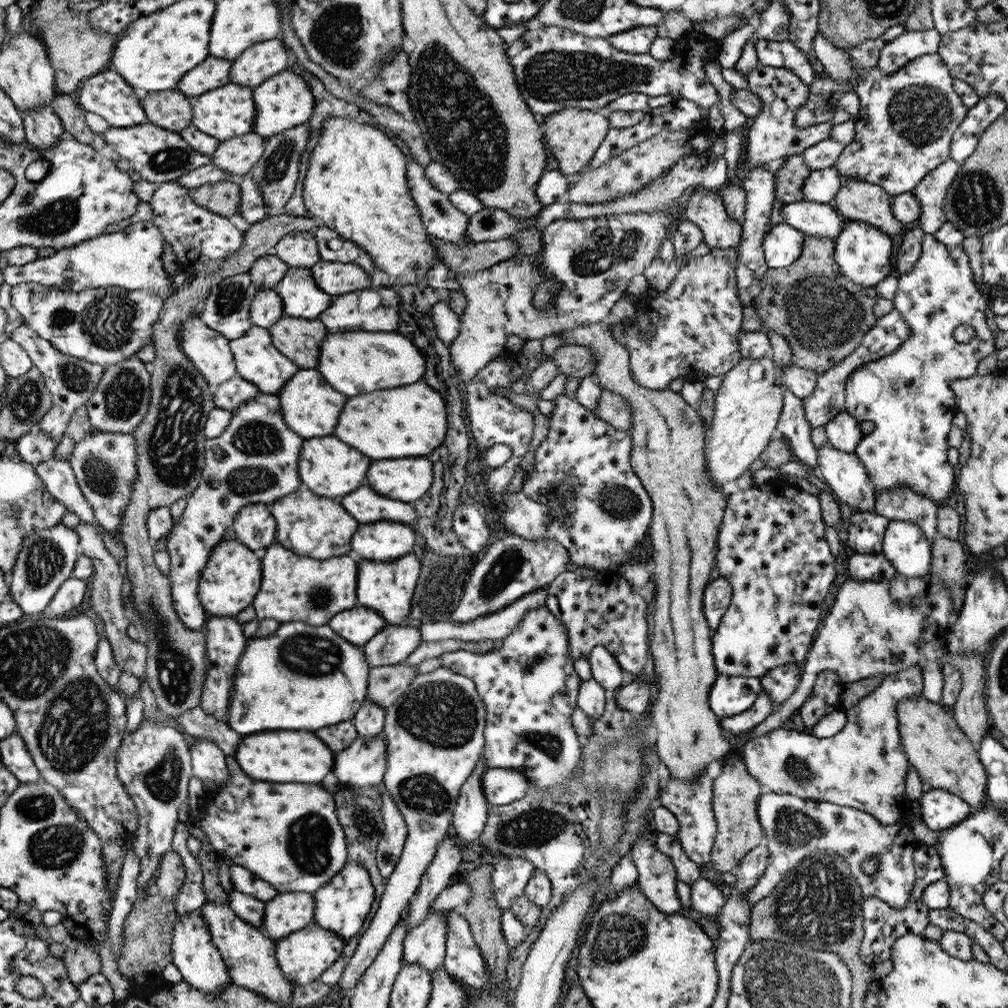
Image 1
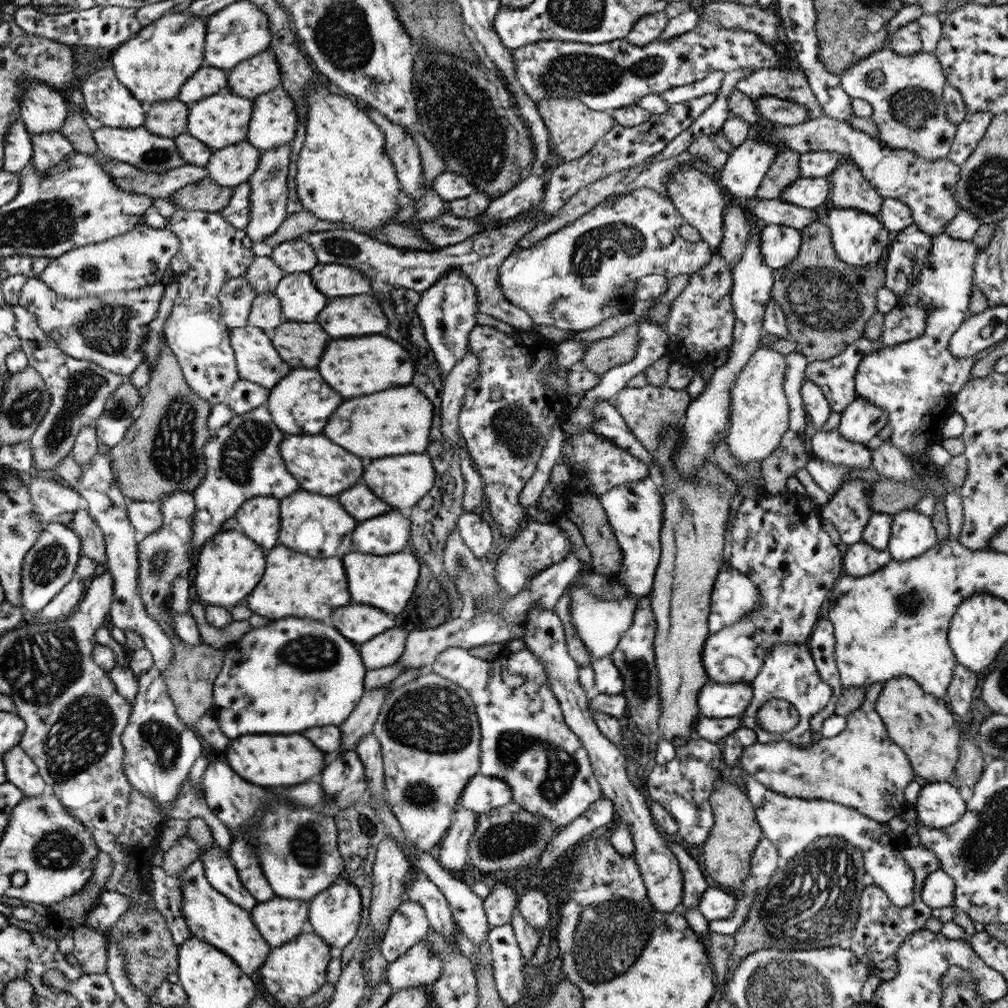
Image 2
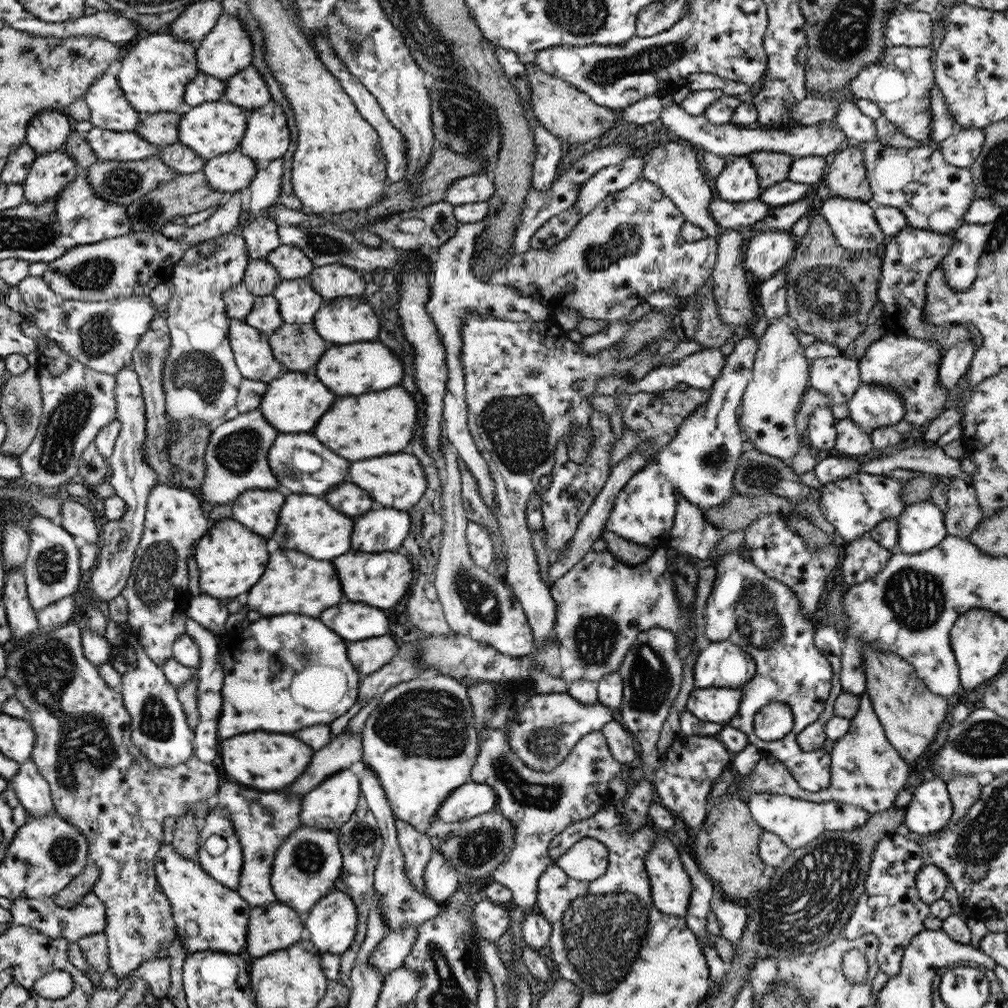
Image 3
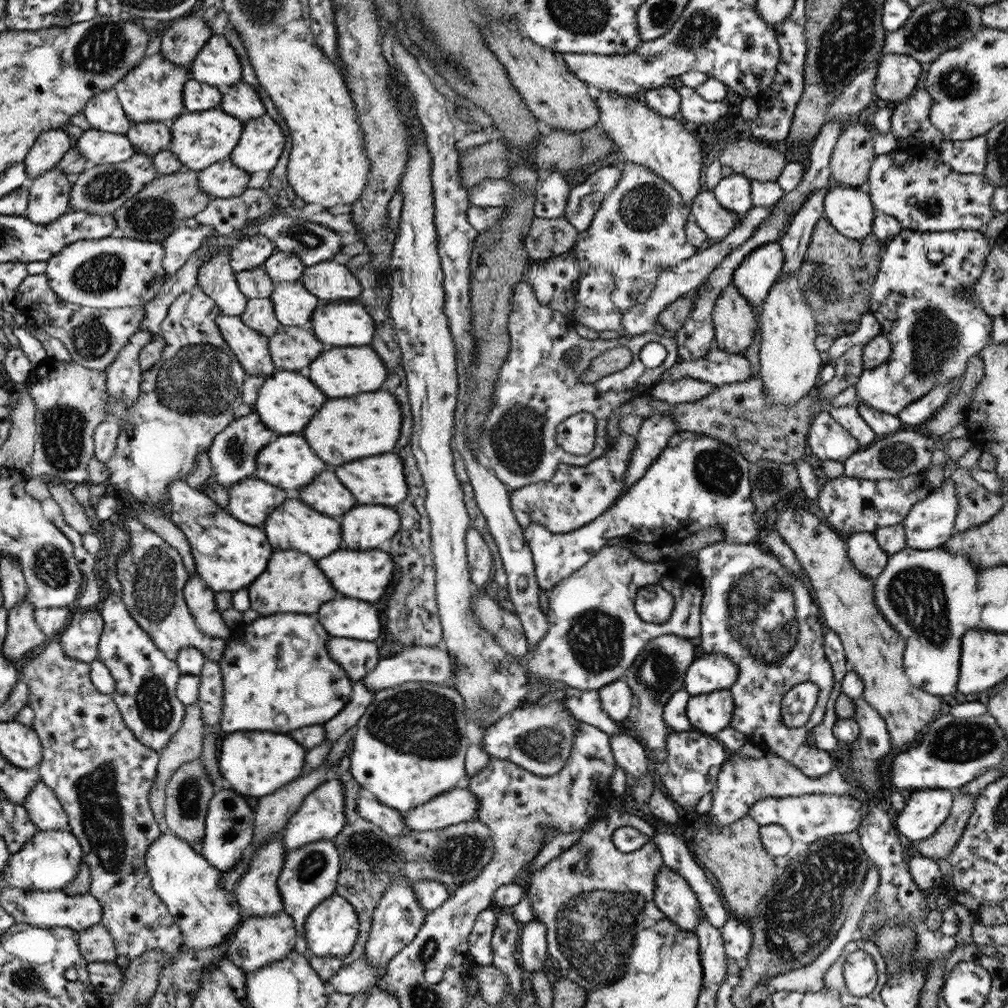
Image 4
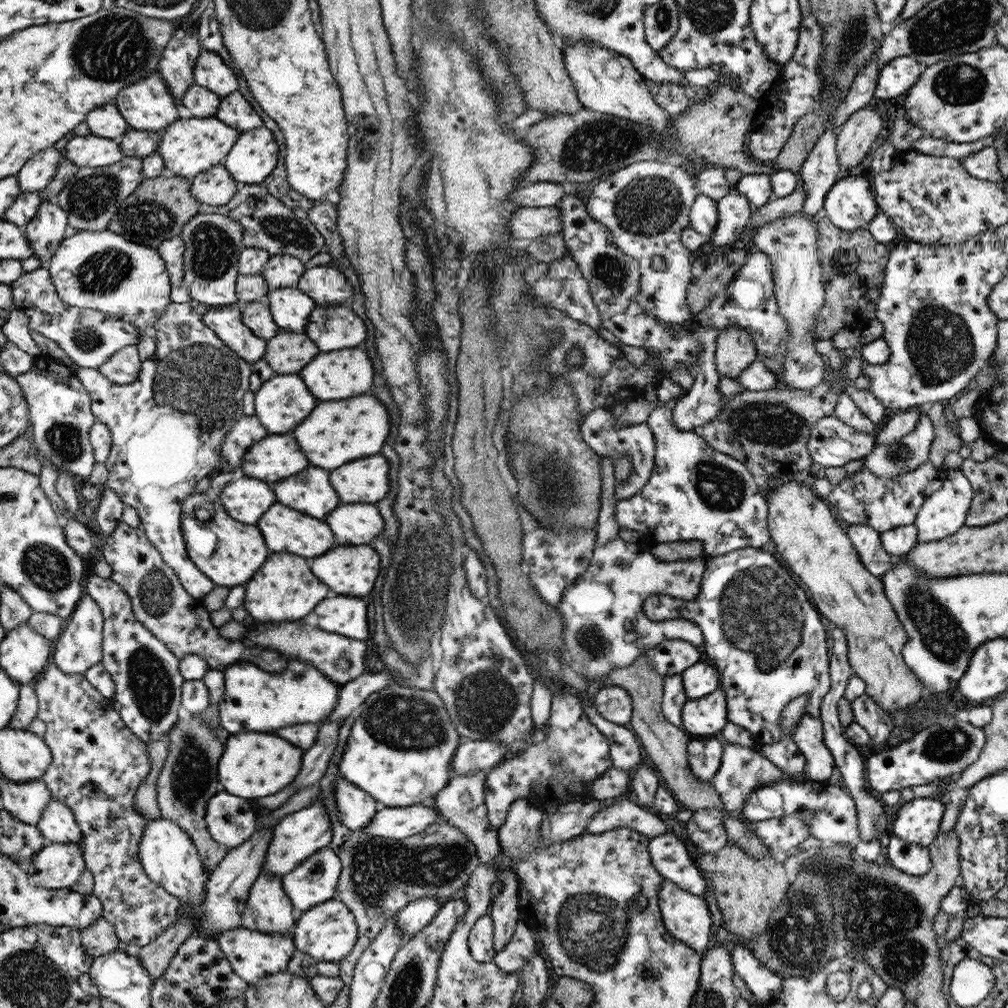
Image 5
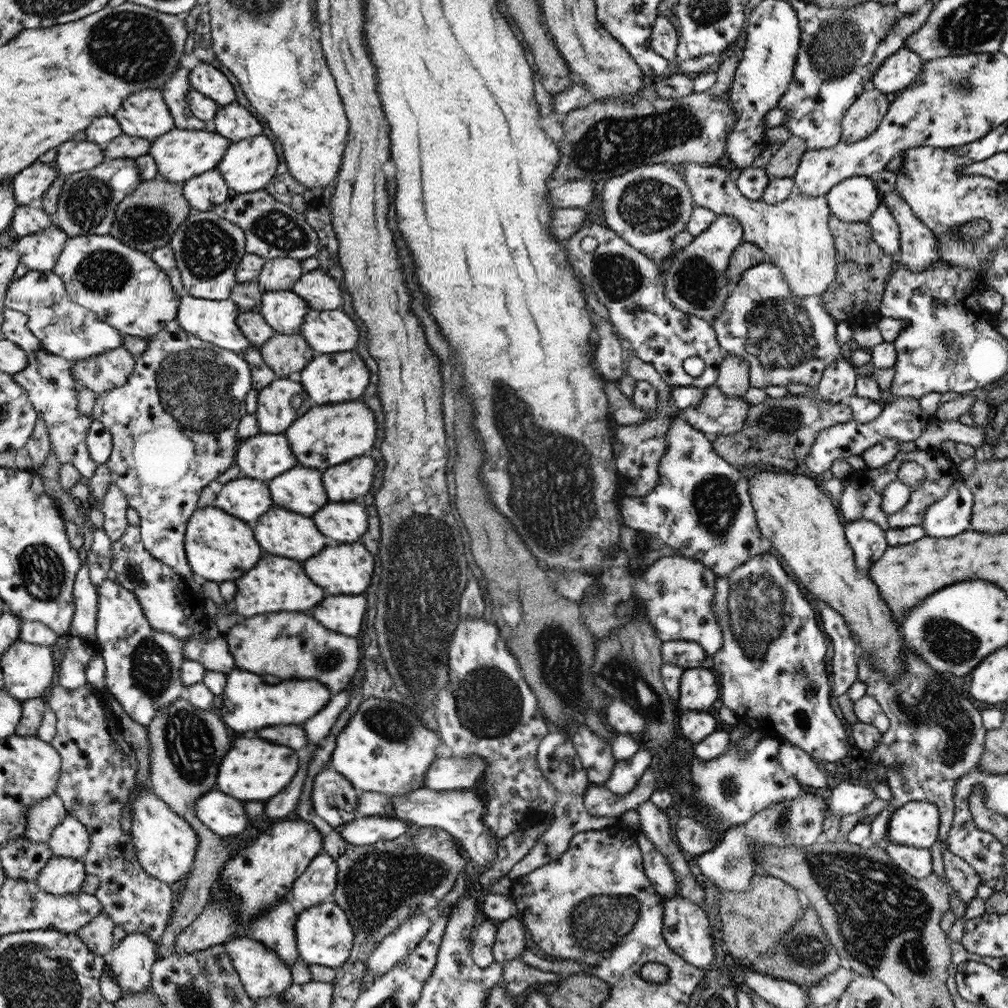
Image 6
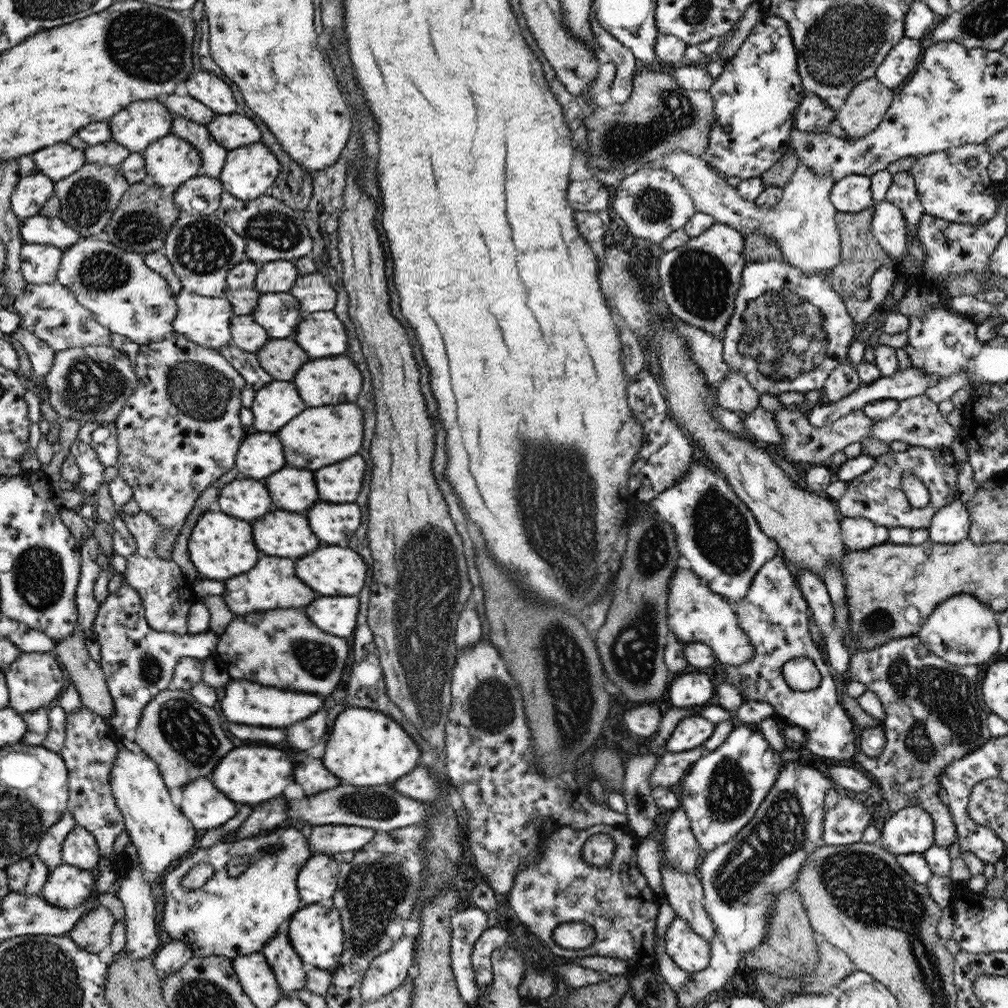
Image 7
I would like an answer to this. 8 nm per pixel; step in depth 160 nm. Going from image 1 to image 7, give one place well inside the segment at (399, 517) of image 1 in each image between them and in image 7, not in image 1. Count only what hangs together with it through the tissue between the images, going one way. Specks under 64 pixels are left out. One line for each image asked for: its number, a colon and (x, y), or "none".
2: (361, 502)
3: (347, 497)
4: (326, 493)
5: (311, 492)
6: (302, 490)
7: (293, 489)

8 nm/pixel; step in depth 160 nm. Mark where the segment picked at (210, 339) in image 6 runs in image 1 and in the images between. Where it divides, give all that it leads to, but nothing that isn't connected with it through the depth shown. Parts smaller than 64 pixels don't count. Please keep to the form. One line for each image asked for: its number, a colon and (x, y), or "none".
1: (258, 361)
2: (258, 360)
3: (254, 356)
4: (251, 347)
5: (226, 321)

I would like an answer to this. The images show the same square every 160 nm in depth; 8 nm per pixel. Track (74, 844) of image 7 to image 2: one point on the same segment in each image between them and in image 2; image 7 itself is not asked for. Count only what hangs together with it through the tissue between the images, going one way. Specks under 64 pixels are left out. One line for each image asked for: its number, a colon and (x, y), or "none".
2: (20, 769)
3: (33, 791)
4: (44, 809)
5: (59, 824)
6: (71, 839)

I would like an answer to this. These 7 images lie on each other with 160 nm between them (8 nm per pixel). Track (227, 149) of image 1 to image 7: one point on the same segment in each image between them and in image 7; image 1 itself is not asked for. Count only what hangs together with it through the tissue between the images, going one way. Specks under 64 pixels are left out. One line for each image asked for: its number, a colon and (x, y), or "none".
2: (231, 166)
3: (230, 172)
4: (223, 179)
5: (216, 186)
6: (204, 192)
7: (210, 189)

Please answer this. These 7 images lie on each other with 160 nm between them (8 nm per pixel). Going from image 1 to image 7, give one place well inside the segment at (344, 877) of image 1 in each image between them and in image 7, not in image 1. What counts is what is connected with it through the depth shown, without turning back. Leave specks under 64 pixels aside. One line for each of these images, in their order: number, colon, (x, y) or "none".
2: (335, 914)
3: (332, 922)
4: (331, 930)
5: (328, 932)
6: (324, 936)
7: (316, 932)

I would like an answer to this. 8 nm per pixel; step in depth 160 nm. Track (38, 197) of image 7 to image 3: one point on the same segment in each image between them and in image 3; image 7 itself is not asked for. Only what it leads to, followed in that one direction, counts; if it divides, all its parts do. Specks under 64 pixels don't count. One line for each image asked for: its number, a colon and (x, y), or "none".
3: (48, 131)
4: (49, 149)
5: (38, 172)
6: (29, 186)

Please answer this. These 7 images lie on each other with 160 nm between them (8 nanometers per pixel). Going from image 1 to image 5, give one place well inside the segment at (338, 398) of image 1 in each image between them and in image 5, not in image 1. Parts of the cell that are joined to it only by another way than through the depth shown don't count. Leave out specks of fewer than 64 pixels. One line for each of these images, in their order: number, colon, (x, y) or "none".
2: (296, 409)
3: (294, 402)
4: (286, 401)
5: (282, 402)

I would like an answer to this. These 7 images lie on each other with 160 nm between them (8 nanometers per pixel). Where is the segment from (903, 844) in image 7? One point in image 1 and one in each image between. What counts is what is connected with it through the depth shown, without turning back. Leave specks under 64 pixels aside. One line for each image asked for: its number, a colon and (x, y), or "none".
1: (941, 809)
2: (939, 804)
3: (930, 810)
4: (926, 810)
5: (918, 821)
6: (917, 824)

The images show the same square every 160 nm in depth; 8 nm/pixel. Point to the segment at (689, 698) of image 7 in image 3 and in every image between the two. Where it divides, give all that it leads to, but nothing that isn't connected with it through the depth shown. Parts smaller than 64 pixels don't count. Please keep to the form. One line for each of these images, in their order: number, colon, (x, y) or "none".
3: (723, 664)
4: (709, 672)
5: (699, 680)
6: (698, 690)

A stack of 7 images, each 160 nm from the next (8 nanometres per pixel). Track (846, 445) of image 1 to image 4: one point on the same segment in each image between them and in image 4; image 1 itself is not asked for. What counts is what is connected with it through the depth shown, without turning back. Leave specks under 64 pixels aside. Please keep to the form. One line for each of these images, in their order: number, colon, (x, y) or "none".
2: (861, 421)
3: (872, 406)
4: (923, 296)

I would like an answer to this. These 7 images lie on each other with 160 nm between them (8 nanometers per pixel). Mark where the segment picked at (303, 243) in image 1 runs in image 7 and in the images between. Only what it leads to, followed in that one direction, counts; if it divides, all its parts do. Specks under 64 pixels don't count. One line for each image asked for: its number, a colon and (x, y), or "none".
2: (296, 255)
3: (290, 262)
4: (283, 266)
5: (282, 271)
6: (280, 273)
7: (277, 276)

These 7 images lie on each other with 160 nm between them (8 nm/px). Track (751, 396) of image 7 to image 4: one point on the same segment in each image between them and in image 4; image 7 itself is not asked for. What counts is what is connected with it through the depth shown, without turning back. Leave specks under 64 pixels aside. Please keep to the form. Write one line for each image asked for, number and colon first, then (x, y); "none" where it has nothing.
4: (735, 322)
5: (734, 351)
6: (733, 379)

